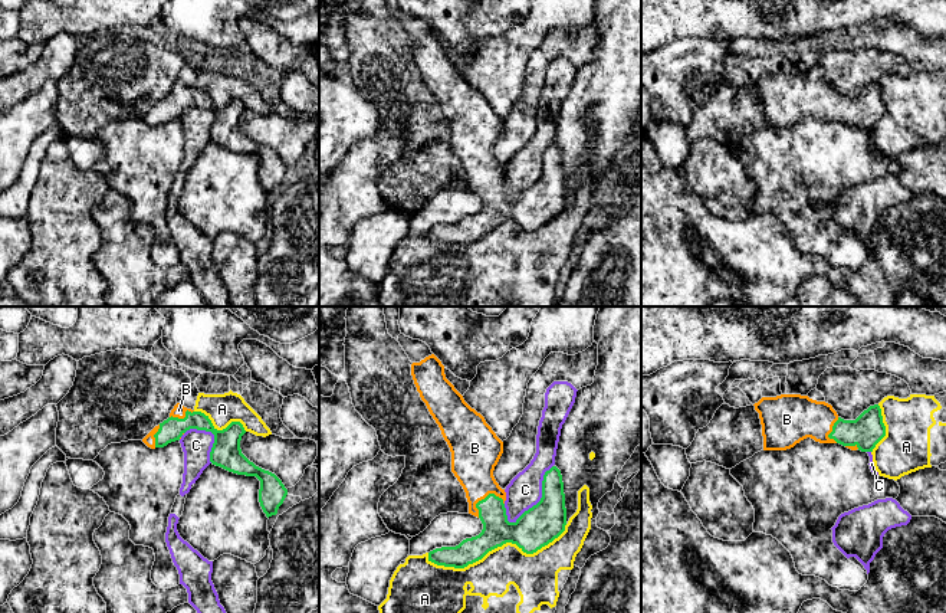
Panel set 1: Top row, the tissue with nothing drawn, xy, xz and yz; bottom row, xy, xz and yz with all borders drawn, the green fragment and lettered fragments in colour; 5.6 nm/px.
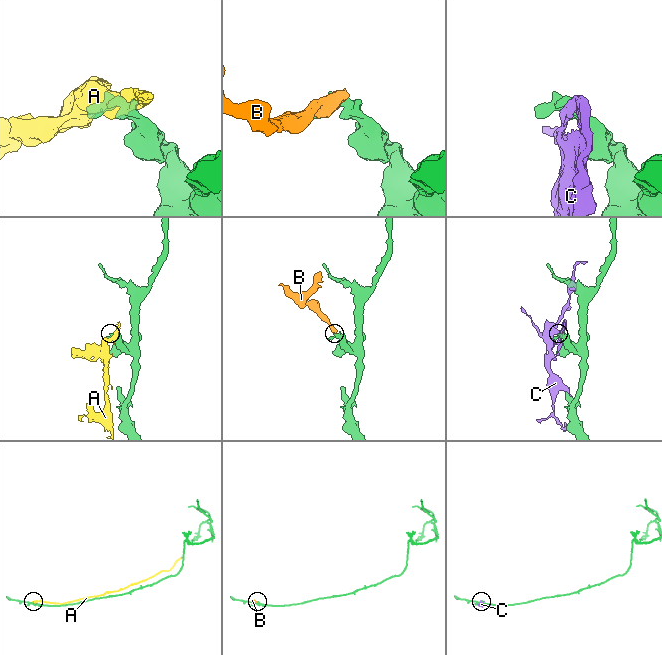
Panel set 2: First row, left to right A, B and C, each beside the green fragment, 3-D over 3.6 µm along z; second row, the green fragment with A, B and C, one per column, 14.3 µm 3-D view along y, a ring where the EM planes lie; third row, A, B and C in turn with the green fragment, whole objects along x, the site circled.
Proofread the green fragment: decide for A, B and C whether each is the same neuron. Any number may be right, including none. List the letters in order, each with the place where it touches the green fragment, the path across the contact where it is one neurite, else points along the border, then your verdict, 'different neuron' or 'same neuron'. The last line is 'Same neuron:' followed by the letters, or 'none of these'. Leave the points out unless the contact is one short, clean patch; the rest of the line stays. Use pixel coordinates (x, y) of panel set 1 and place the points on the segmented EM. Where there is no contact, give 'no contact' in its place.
A: contact xz (498, 546); different neuron
B: contact xz (485, 498); way xz (496, 531), (492, 511), (485, 498), (475, 474), (475, 455); same neuron
C: contact xz (541, 498); different neuron
Same neuron: B

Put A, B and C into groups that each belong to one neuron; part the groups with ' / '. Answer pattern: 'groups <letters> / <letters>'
groups A / B / C

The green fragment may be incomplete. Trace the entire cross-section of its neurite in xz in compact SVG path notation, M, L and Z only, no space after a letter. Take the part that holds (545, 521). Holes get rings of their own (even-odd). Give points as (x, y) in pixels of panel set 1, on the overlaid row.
M434 354L413 363L411 376L450 448L451 472L466 492L469 514L483 524L479 535L466 538L456 547L430 551L428 561L464 568L506 542L533 554L558 538L566 525L561 471L556 466L546 471L541 501L515 522L509 522L505 508L506 492L493 476L503 453L503 442L446 378L444 365Z

